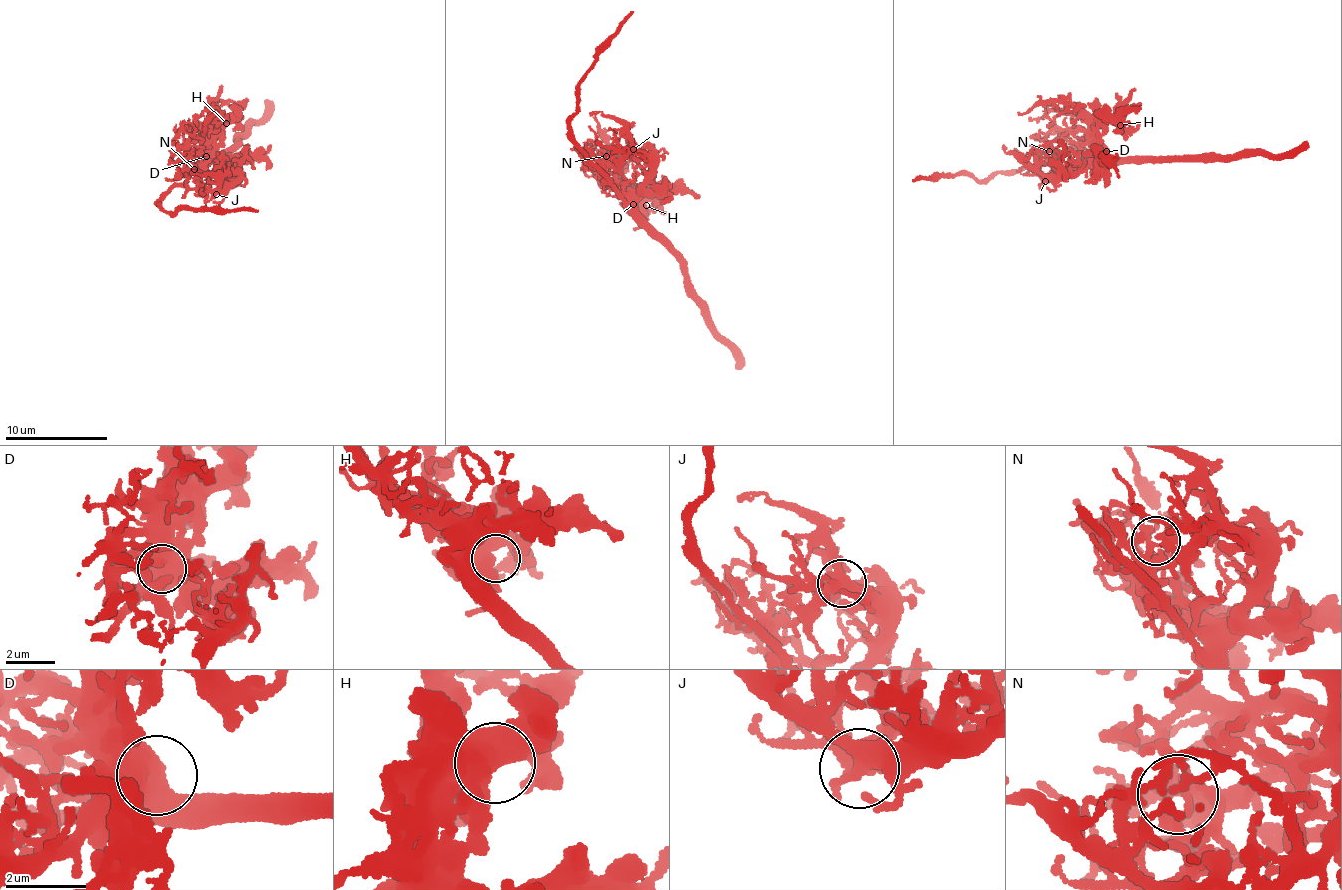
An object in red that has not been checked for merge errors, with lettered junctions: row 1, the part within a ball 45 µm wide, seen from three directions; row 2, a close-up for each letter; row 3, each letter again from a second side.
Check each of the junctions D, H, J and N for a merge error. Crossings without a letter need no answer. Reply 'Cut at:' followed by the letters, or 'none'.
Cut at: none

